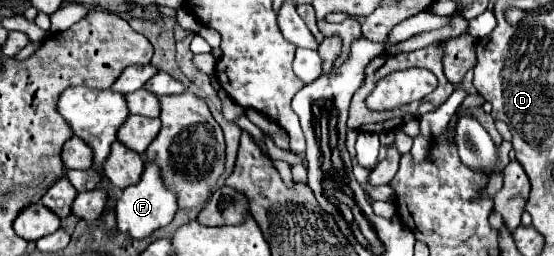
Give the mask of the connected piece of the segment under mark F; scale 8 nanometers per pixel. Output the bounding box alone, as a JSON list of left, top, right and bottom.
[115,161,177,239]

